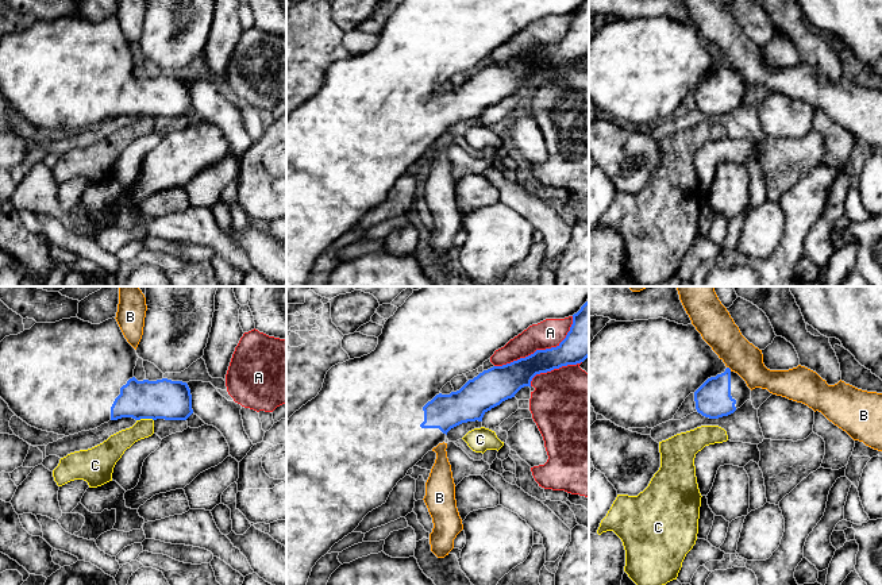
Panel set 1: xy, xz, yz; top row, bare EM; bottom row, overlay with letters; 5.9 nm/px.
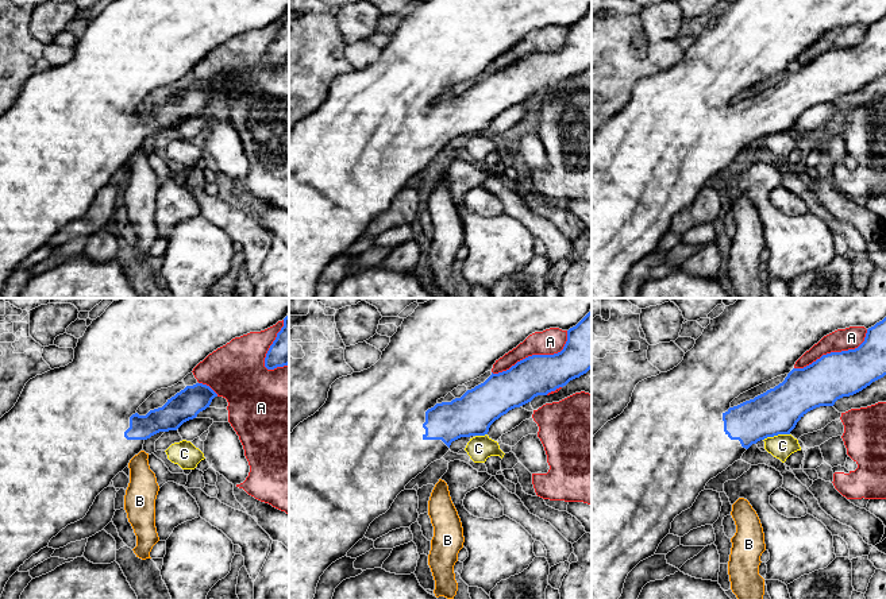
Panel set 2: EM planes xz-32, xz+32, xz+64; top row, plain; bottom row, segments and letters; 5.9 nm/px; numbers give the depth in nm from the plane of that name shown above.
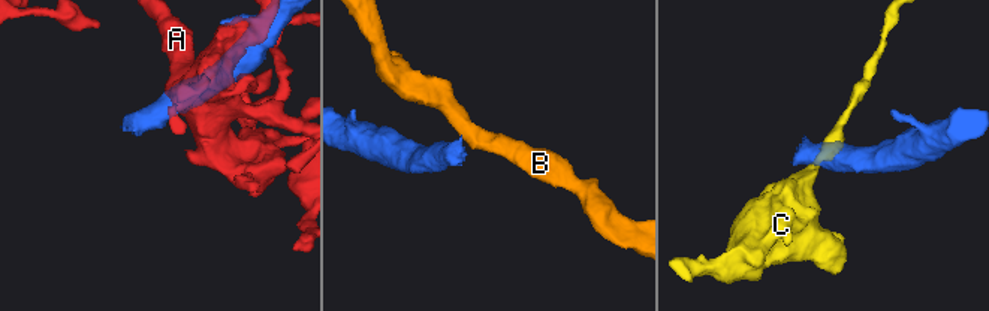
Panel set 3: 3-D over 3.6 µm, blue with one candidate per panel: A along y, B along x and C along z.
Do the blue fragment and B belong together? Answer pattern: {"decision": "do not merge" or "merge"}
{"decision": "do not merge"}

